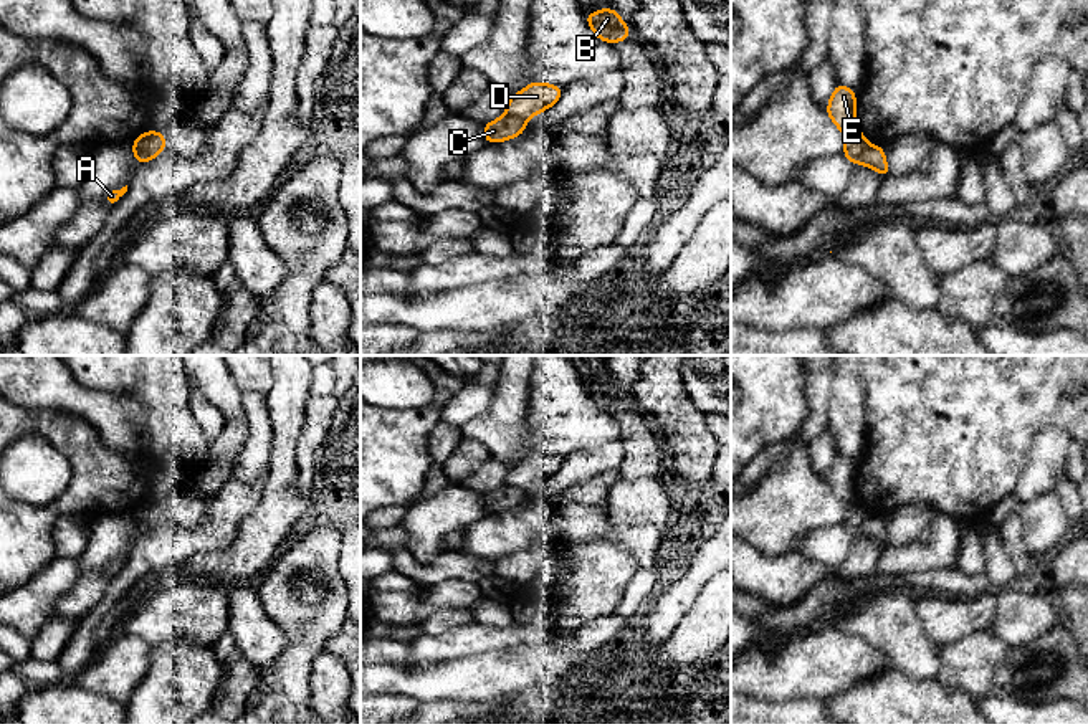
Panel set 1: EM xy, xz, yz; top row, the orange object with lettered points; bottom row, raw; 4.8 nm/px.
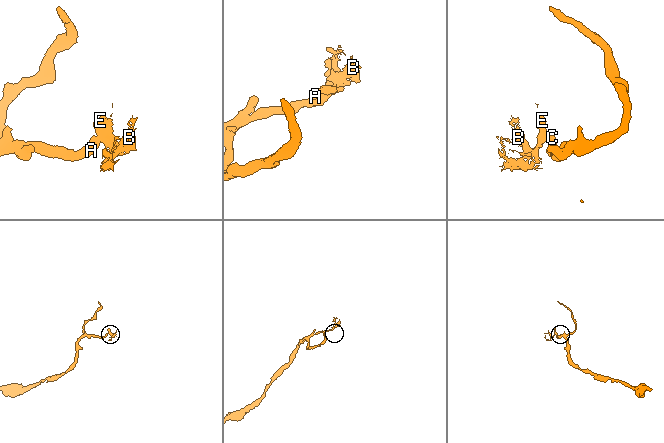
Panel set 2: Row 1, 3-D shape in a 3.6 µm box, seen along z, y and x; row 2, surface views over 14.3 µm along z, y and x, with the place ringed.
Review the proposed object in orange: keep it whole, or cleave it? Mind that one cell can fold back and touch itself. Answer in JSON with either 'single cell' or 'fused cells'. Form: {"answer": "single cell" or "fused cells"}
{"answer": "fused cells"}

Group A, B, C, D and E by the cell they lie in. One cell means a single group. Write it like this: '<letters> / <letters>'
A C / B D E

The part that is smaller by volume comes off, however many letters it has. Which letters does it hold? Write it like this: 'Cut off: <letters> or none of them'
Cut off: B, D, E

